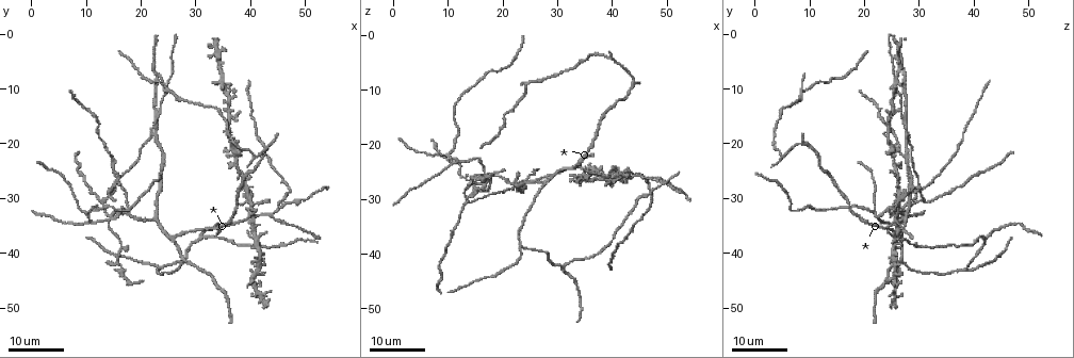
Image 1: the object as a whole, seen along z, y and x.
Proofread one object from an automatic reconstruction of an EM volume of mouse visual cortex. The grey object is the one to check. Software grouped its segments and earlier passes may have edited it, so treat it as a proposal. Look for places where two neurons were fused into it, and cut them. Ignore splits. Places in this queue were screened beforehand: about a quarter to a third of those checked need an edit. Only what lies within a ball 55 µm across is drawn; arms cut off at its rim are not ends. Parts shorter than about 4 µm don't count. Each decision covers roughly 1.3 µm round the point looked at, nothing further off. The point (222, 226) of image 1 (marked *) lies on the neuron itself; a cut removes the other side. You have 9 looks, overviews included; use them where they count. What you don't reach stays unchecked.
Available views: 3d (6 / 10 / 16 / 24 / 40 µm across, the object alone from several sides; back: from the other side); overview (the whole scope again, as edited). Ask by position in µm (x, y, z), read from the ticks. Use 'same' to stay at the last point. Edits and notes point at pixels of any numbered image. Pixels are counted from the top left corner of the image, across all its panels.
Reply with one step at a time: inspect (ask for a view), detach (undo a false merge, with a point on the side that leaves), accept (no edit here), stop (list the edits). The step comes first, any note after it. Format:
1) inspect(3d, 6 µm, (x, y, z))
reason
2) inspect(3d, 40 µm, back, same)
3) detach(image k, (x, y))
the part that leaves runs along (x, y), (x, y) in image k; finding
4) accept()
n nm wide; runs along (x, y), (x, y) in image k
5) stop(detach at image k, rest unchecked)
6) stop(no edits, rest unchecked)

inspect(3d, 16 µm, (26.0, 37.5, 26.5))
three-way junction

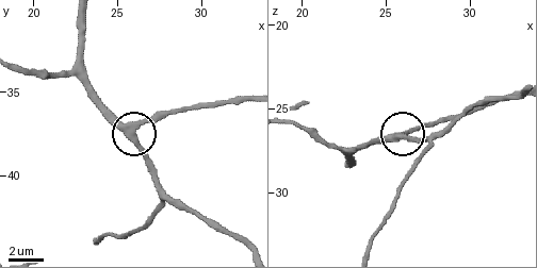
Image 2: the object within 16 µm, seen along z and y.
inspect(3d, 10 µm, (25.9, 37.9, 26.5))

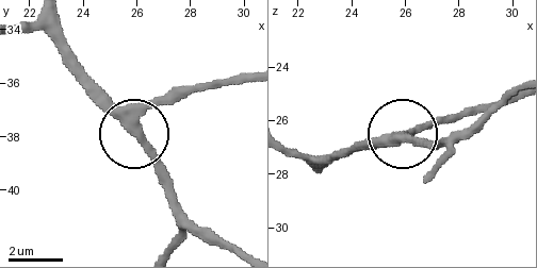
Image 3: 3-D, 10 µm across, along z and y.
accept()
330 nm wide; continuous, no second neuron

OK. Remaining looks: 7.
inspect(3d, 16 µm, (33.5, 35.5, 23.5))
branch point

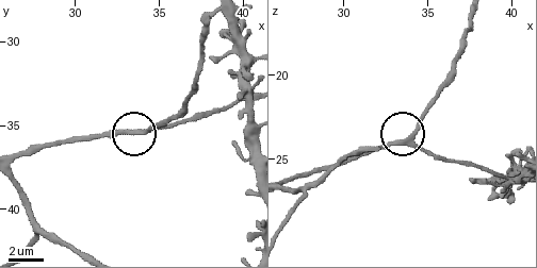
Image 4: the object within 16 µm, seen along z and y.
inspect(3d, 10 µm, (34.1, 35.5, 24.0))

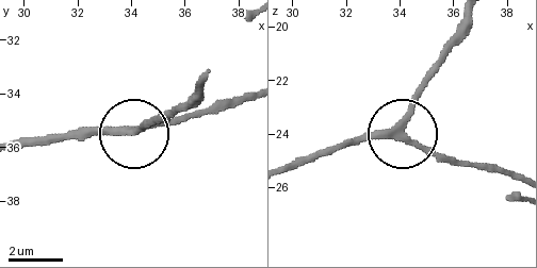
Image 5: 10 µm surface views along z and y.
accept()
3 arms; runs along (422, 79), (408, 134), (481, 166) in image 5; one neuron here

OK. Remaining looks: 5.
inspect(3d, 24 µm, (30.5, 37.0, 42.5))
branch point

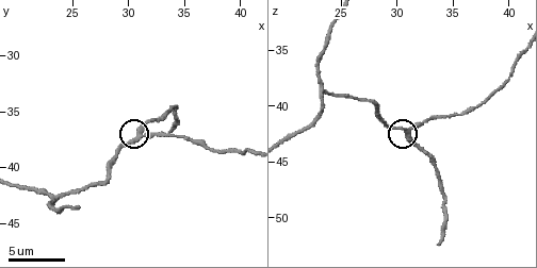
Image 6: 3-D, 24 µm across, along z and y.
inspect(3d, 6 µm, (31.2, 37.0, 42.4))

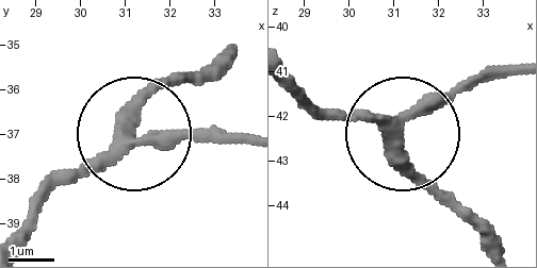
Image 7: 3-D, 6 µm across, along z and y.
accept()
3 arms; all the same neuron

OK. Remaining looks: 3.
inspect(3d, 16 µm, (10.5, 33.0, 22.0))
thin arm on a thick one

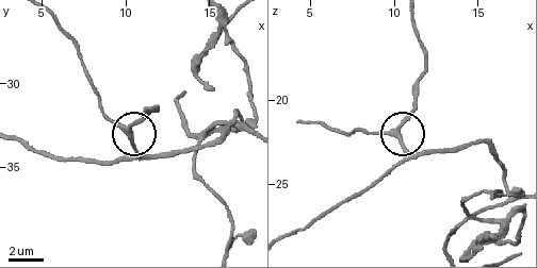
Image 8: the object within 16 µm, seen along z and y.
inspect(3d, 10 µm, (10.1, 32.6, 21.9))

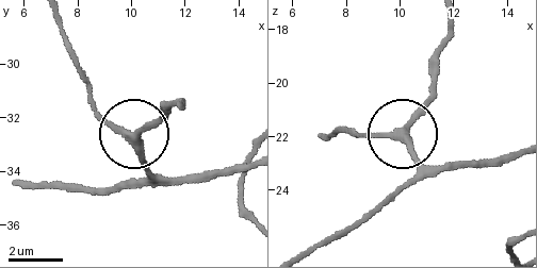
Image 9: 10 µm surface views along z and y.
accept()
250 nm wide; runs along (516, 158), (482, 167), (434, 167), (400, 135), (354, 133) in image 9; continuous, no second neuron

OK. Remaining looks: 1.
stop(no edits, rest unchecked)

